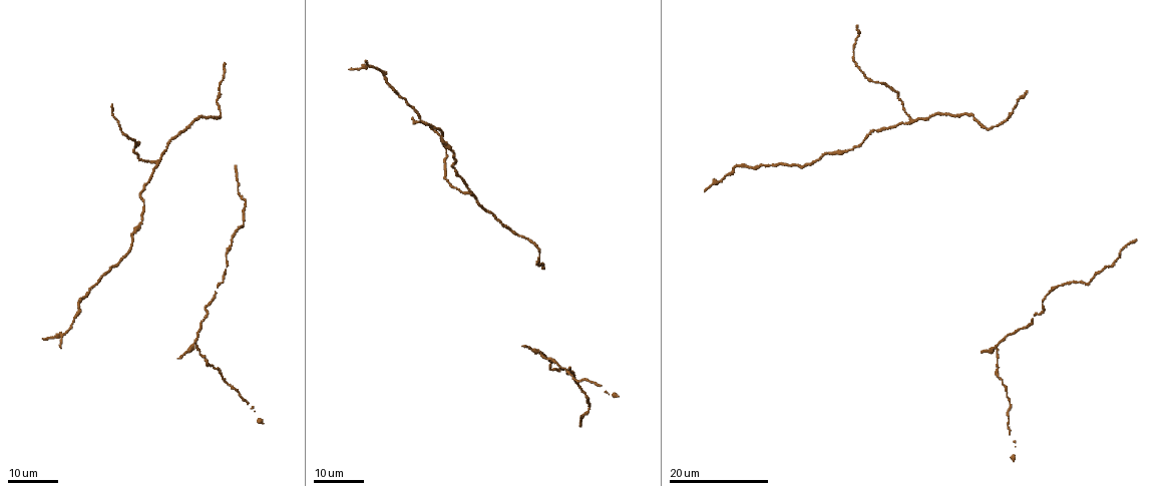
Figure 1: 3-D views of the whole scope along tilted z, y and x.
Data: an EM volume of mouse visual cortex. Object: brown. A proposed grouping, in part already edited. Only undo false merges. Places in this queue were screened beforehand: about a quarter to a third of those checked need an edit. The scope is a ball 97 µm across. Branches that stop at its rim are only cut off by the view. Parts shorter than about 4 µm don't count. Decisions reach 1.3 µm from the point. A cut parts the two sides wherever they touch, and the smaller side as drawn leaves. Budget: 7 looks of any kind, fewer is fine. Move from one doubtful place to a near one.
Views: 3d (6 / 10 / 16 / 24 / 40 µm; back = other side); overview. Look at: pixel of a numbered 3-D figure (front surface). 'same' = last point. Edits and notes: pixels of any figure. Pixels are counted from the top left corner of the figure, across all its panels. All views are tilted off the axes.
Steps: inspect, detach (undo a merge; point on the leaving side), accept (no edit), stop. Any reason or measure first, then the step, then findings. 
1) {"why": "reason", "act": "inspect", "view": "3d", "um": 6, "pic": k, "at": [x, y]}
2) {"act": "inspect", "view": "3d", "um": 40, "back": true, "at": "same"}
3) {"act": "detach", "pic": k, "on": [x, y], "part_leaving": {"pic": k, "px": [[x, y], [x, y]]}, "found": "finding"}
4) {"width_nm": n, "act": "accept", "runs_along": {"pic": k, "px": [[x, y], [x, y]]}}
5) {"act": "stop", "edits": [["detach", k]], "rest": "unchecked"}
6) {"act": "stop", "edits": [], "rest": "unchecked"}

{"why": "two arms in line, one across", "act": "inspect", "view": "3d", "um": 24, "pic": 1, "at": [470, 195]}

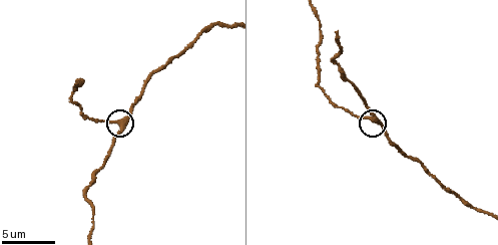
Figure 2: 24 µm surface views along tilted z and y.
{"act": "inspect", "view": "3d", "um": 6, "pic": 2, "at": [120, 126]}

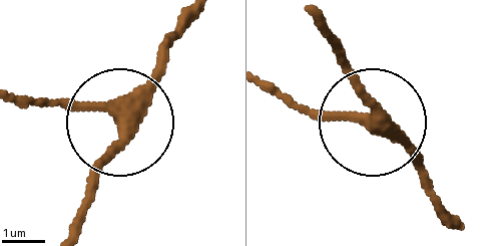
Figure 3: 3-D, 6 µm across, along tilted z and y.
{"why": "from behind", "act": "inspect", "view": "3d", "um": 6, "back": true, "pic": 3, "at": [375, 120]}

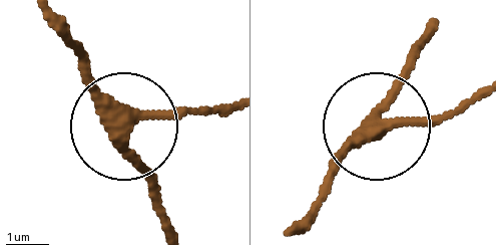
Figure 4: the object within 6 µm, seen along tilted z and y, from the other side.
{"width_nm": 310, "act": "accept", "runs_along": {"pic": 4, "px": [[57, 25], [124, 121], [215, 110]]}, "found": "one neuron here"}

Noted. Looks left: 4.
{"why": "three arms meet", "act": "inspect", "view": "3d", "um": 16, "pic": 1, "at": [194, 341]}

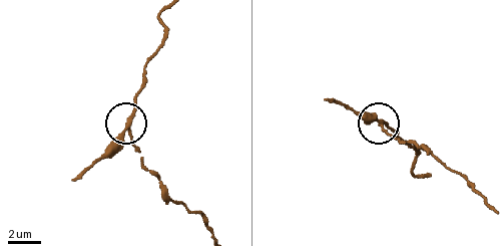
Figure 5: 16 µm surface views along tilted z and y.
{"act": "inspect", "view": "3d", "um": 6, "pic": 5, "at": [129, 126]}

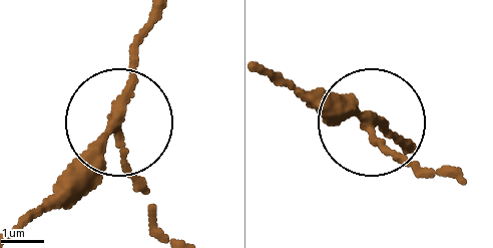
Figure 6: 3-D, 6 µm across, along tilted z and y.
{"act": "inspect", "view": "3d", "um": 6, "back": true, "pic": 6, "at": [115, 124]}

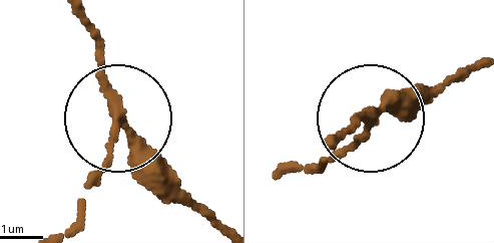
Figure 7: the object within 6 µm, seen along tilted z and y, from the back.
{"side_arm_um": 5, "arms": 3, "act": "accept", "found": "one neuron here"}

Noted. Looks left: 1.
{"act": "stop", "edits": [], "rest": "unchecked"}

